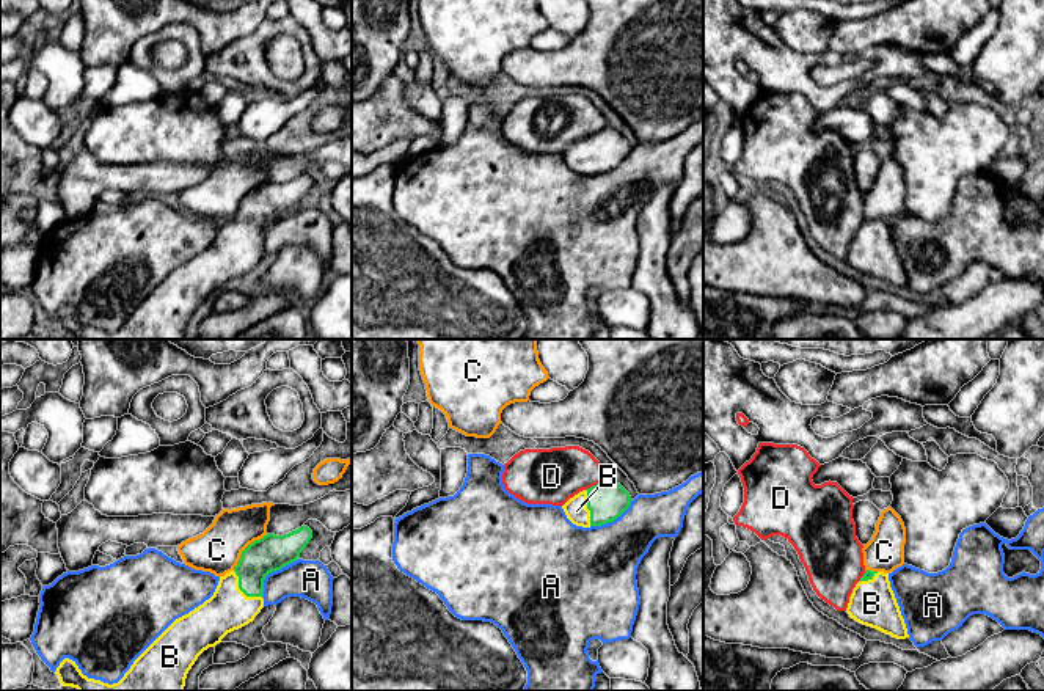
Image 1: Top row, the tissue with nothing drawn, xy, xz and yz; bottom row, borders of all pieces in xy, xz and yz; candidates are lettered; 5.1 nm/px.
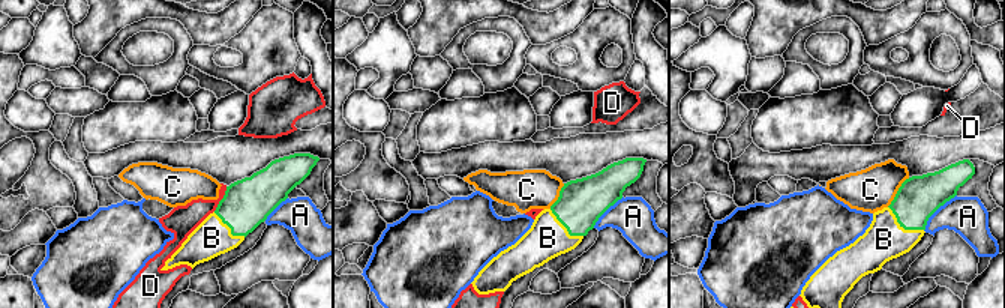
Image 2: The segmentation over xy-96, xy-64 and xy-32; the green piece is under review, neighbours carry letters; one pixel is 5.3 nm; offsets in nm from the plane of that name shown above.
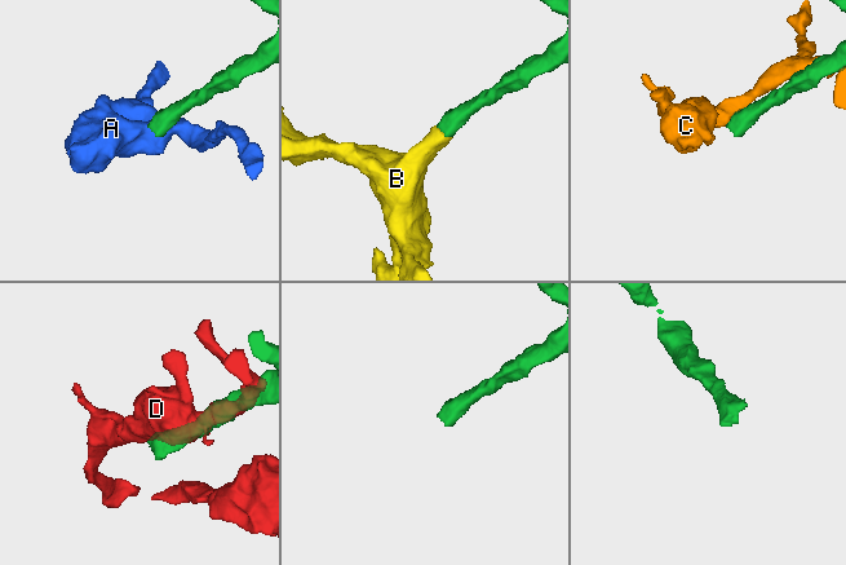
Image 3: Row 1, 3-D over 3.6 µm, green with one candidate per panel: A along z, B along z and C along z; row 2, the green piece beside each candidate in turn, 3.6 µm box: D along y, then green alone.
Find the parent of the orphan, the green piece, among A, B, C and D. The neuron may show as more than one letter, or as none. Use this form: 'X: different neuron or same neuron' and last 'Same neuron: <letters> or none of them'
A: different neuron
B: same neuron
C: different neuron
D: different neuron
Same neuron: B

